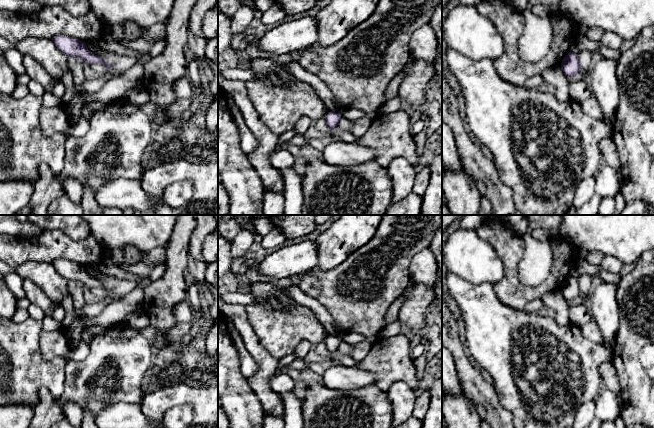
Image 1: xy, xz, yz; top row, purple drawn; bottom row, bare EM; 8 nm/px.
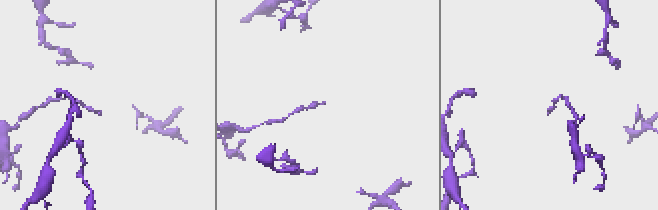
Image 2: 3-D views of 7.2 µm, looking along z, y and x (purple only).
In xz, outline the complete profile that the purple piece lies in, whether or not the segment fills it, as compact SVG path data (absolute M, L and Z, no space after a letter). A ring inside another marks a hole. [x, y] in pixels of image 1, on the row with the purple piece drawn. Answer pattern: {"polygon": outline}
{"polygon": "M328 112L326 116L326 123L330 129L337 127L341 115L335 112Z"}

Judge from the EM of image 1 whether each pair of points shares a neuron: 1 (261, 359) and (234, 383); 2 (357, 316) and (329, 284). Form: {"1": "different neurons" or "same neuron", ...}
{"1": "different neurons", "2": "same neuron"}

